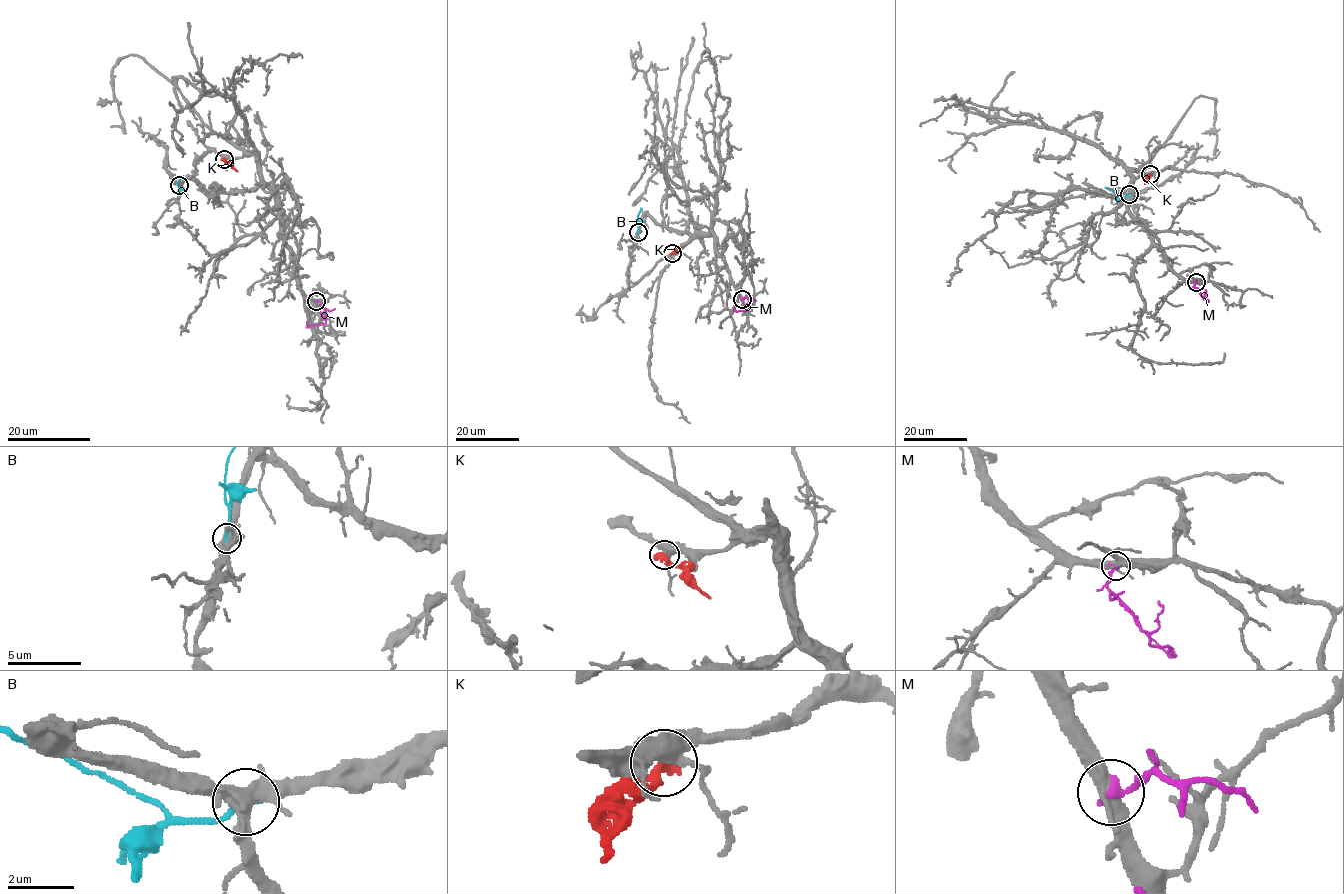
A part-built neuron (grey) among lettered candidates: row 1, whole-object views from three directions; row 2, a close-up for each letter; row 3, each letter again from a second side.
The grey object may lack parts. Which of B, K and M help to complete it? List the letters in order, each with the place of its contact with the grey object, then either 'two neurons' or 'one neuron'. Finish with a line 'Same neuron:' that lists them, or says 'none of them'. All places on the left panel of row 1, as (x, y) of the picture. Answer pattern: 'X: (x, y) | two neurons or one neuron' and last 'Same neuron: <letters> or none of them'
B: (179, 185) | one neuron
K: (224, 159) | two neurons
M: (316, 301) | two neurons
Same neuron: B

